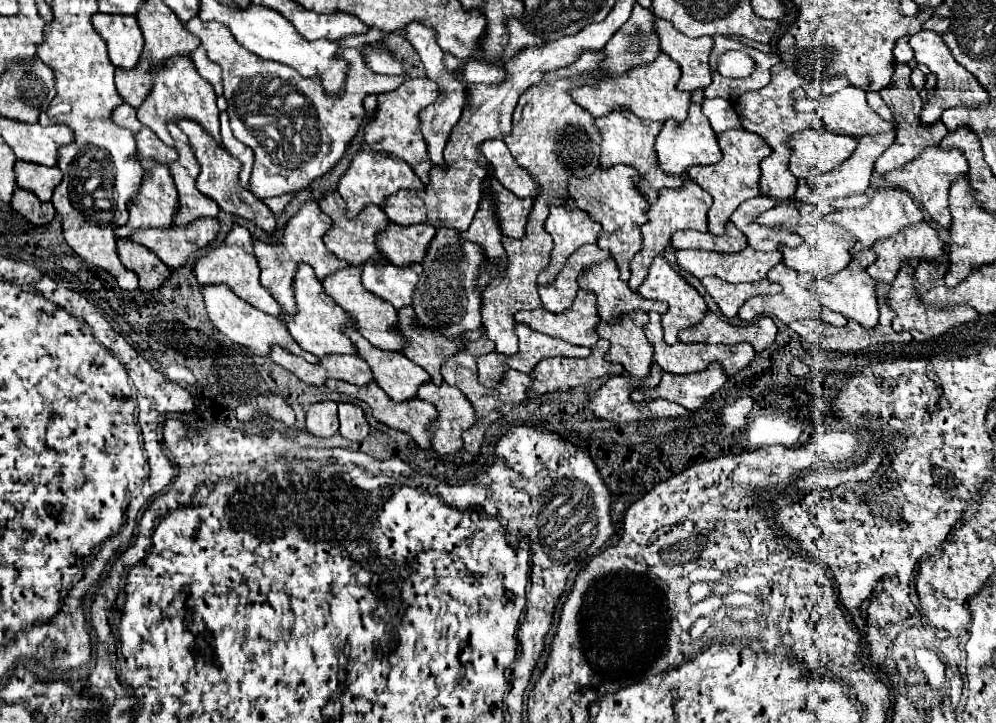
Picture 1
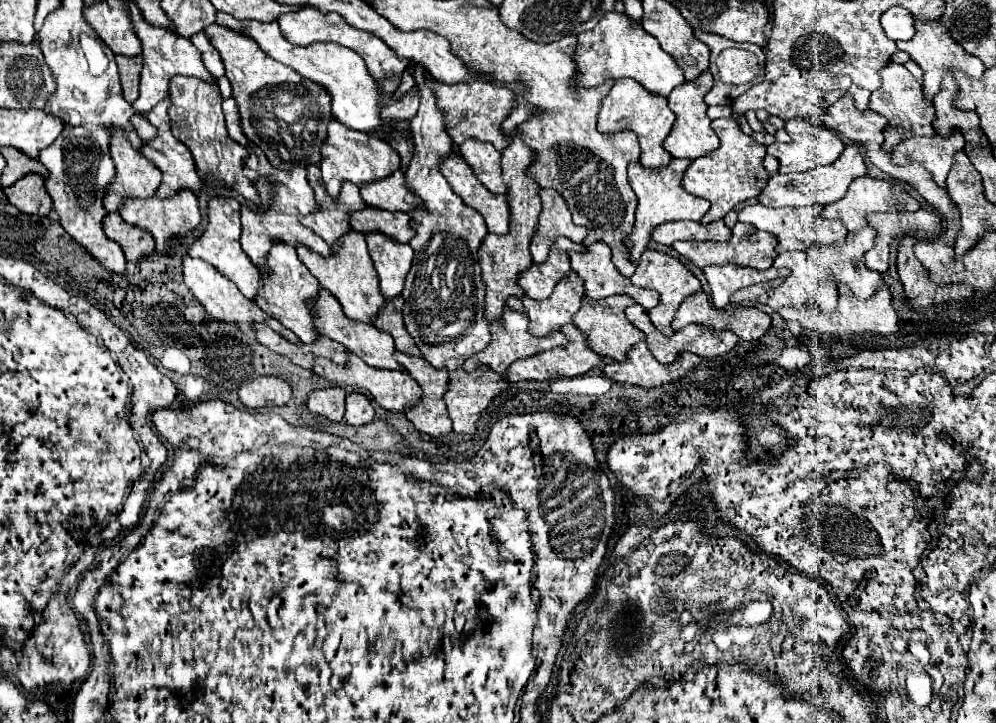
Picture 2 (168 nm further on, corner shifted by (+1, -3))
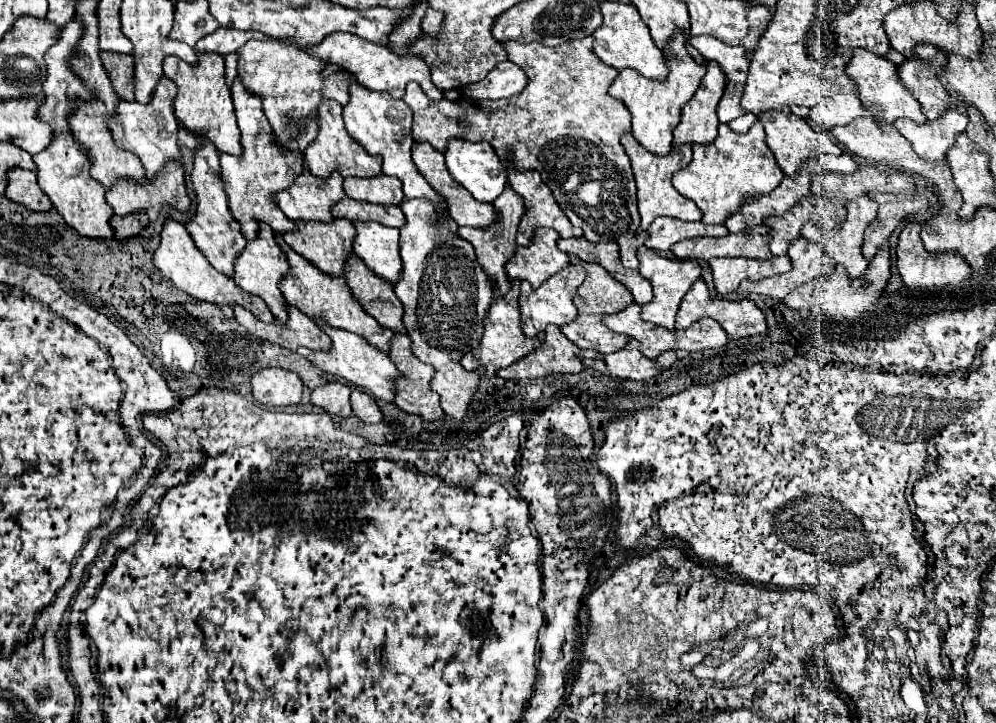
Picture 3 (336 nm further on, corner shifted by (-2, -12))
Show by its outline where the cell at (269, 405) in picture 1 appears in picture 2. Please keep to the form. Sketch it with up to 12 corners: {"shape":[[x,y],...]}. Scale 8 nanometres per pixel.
{"shape":[[262,376],[242,384],[238,398],[250,410],[286,406],[284,380]]}

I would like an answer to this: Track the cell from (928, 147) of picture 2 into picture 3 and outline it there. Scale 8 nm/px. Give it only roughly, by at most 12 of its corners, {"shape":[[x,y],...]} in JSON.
{"shape":[[957,103],[937,121],[893,125],[927,161],[945,159],[965,131],[967,107]]}

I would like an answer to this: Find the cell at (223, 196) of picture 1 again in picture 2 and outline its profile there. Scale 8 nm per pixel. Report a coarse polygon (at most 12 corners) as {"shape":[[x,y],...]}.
{"shape":[[176,76],[172,134],[190,148],[206,184],[240,186],[248,150],[228,138],[216,82]]}

